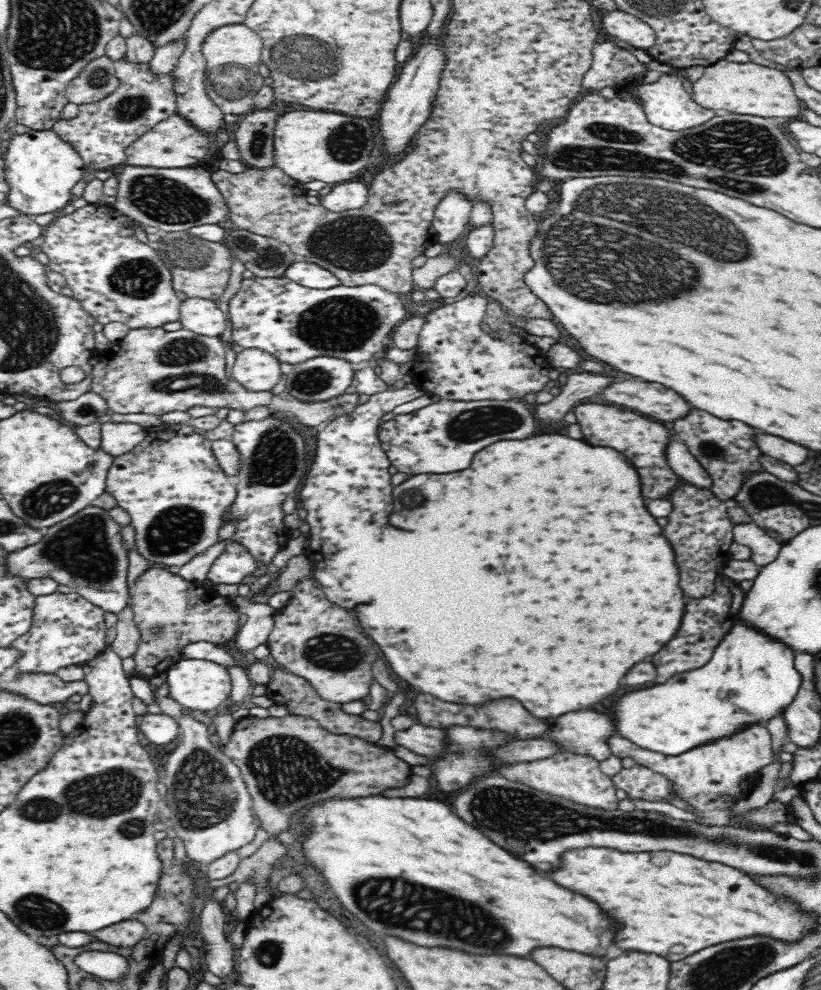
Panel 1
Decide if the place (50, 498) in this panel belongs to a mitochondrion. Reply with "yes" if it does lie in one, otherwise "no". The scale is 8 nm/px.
yes

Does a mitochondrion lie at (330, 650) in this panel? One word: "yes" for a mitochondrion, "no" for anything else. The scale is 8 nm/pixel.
yes

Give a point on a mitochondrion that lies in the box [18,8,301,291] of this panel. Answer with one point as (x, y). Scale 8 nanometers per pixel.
(160, 198)

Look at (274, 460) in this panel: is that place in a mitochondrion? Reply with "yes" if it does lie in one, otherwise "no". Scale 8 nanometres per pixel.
yes

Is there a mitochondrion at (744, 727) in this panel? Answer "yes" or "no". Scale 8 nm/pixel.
no

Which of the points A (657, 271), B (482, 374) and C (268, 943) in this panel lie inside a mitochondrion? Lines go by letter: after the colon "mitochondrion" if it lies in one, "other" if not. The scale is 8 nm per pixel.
A: mitochondrion
B: other
C: mitochondrion

